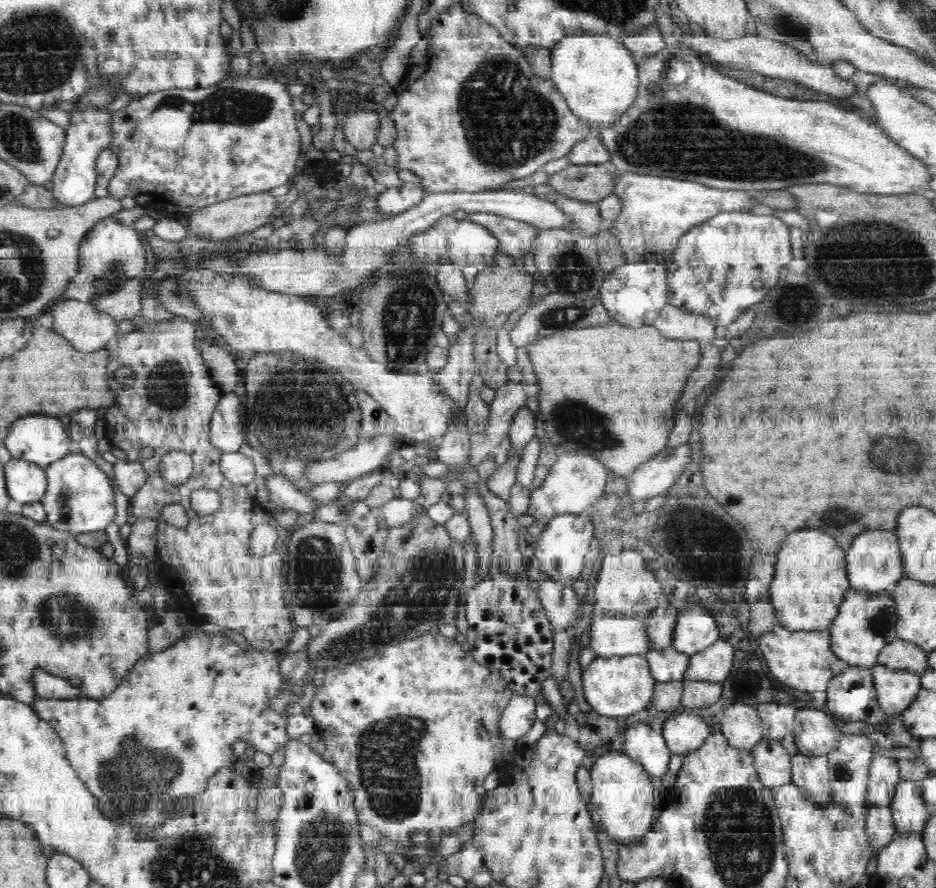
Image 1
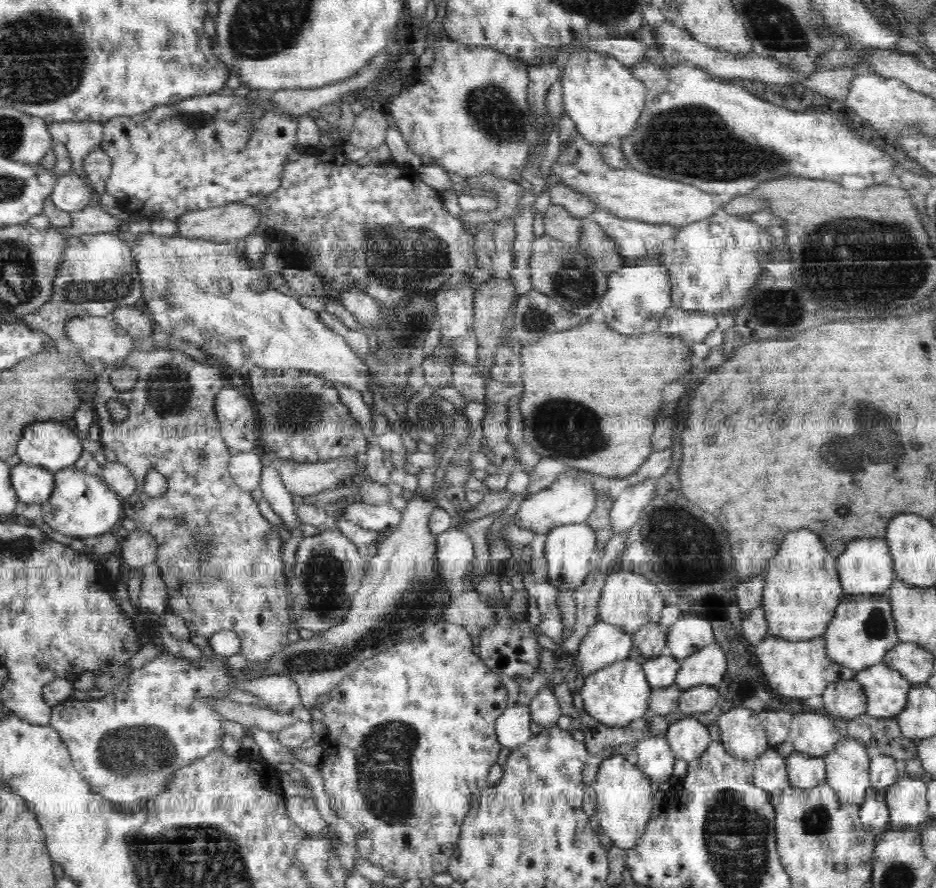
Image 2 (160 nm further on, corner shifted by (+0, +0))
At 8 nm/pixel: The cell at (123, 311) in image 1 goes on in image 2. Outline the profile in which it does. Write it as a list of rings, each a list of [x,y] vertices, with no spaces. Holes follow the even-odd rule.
[[[139,305],[116,306],[111,316],[132,339],[150,338],[153,336],[152,319],[142,311]]]

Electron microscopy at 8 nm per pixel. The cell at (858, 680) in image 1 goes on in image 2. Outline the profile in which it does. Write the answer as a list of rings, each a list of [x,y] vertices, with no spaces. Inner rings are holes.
[[[858,680],[830,683],[821,694],[826,712],[841,719],[855,719],[867,710],[867,696]]]

